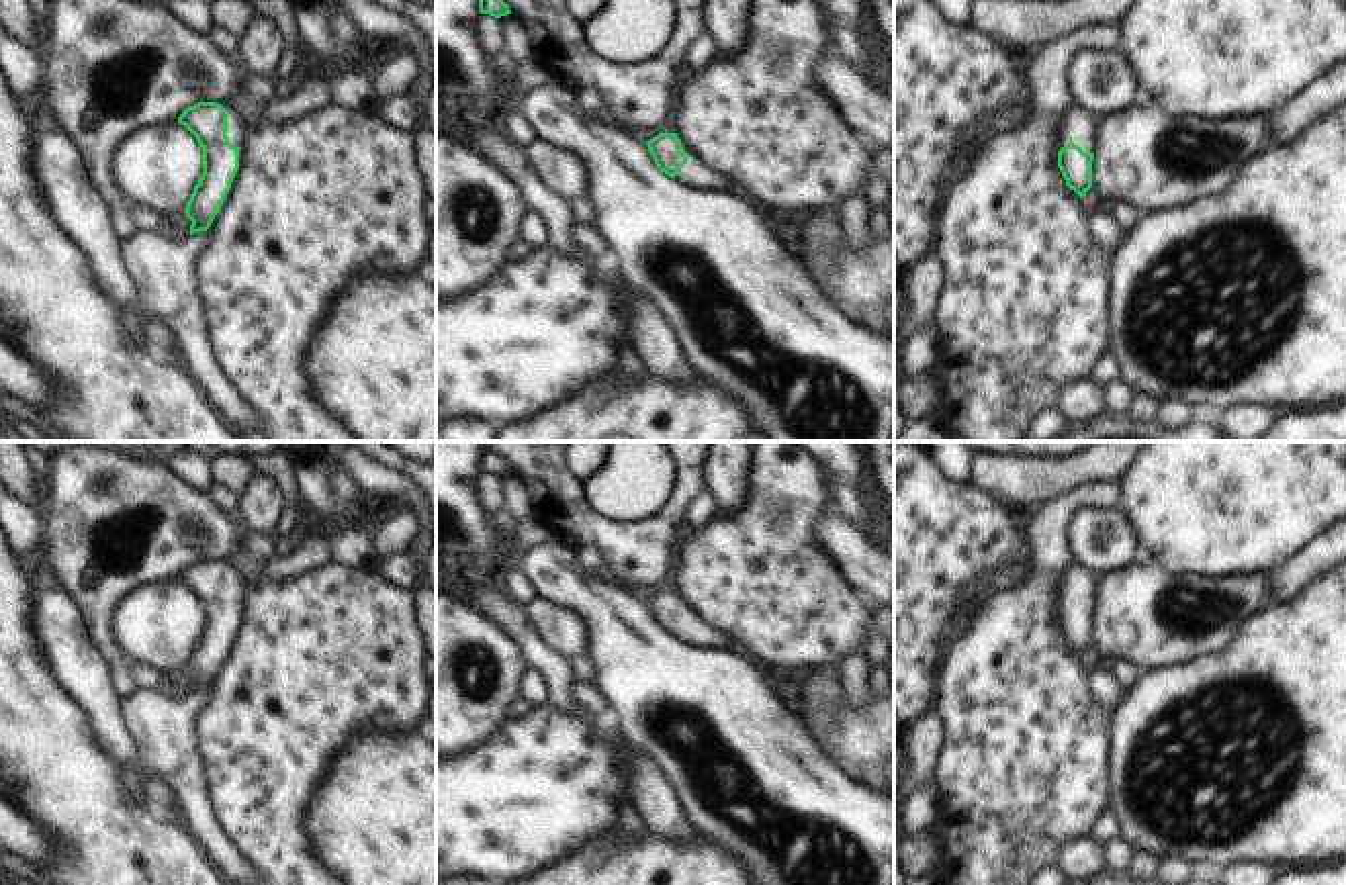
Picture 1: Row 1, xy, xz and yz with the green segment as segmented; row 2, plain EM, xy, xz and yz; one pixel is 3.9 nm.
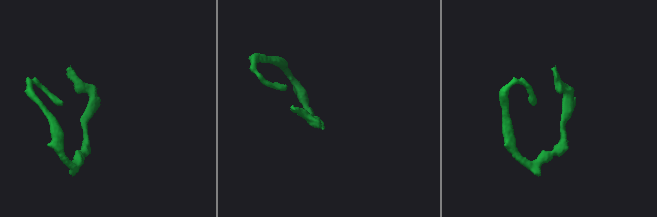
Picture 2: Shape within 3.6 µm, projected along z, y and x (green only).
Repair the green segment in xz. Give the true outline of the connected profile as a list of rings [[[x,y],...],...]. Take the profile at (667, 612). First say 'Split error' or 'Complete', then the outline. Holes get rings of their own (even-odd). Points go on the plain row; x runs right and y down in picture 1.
Split error. [[[659,591],[648,601],[655,623],[679,642],[696,648],[730,648],[730,638],[720,634],[700,619],[689,619],[677,591]]]

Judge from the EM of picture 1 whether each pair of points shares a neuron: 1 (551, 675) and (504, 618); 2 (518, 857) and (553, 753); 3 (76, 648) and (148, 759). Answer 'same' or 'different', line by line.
1: same
2: same
3: different

